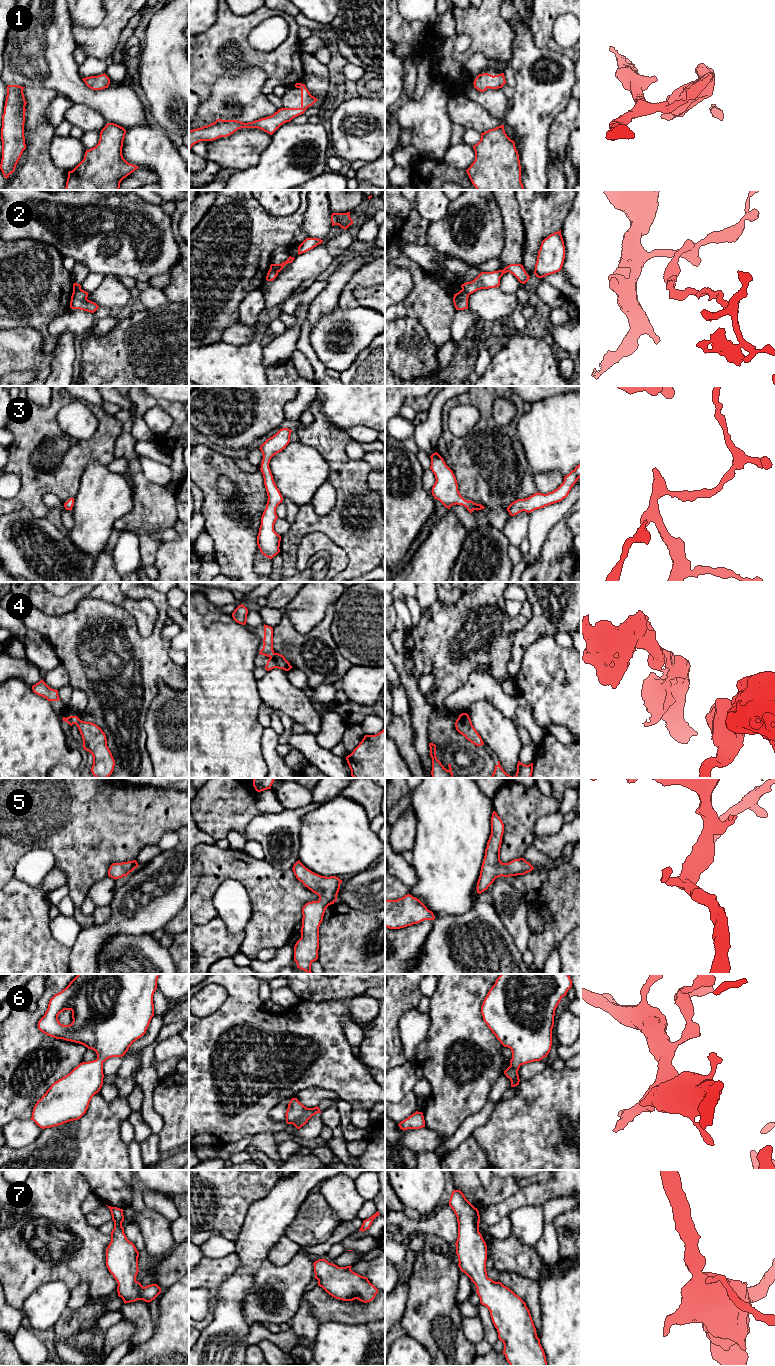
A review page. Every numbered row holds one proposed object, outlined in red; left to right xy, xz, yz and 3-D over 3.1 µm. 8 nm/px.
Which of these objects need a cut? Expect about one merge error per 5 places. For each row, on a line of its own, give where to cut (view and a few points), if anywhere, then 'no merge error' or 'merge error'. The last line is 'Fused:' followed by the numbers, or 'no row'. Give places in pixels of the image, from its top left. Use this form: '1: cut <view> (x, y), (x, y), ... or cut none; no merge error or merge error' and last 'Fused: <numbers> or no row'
1: cut none; no merge error
2: cut xz (270, 268), (277, 272); merge error
3: cut none; no merge error
4: cut none; no merge error
5: cut none; no merge error
6: cut none; no merge error
7: cut none; no merge error
Fused: 2

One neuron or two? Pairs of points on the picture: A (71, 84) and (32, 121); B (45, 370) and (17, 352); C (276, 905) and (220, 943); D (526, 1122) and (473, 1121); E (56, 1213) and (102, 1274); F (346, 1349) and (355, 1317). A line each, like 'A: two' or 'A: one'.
A: two
B: one
C: two
D: two
E: one
F: two

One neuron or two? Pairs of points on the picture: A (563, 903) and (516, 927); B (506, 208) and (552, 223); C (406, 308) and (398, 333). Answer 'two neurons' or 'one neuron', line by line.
A: two neurons
B: two neurons
C: two neurons

